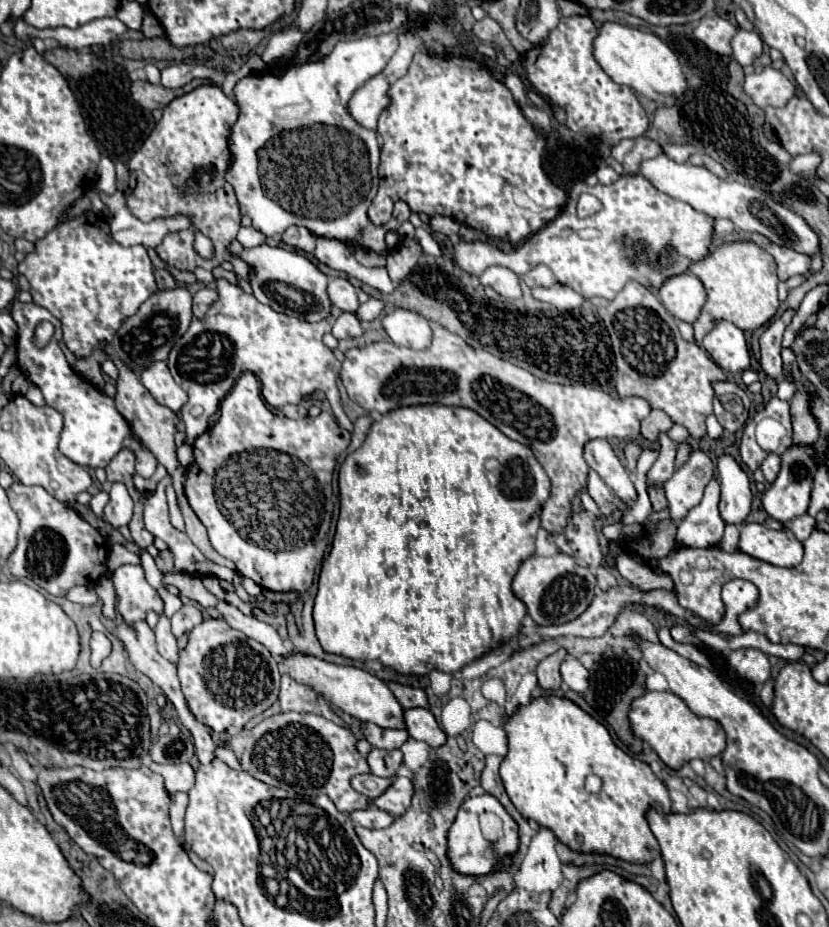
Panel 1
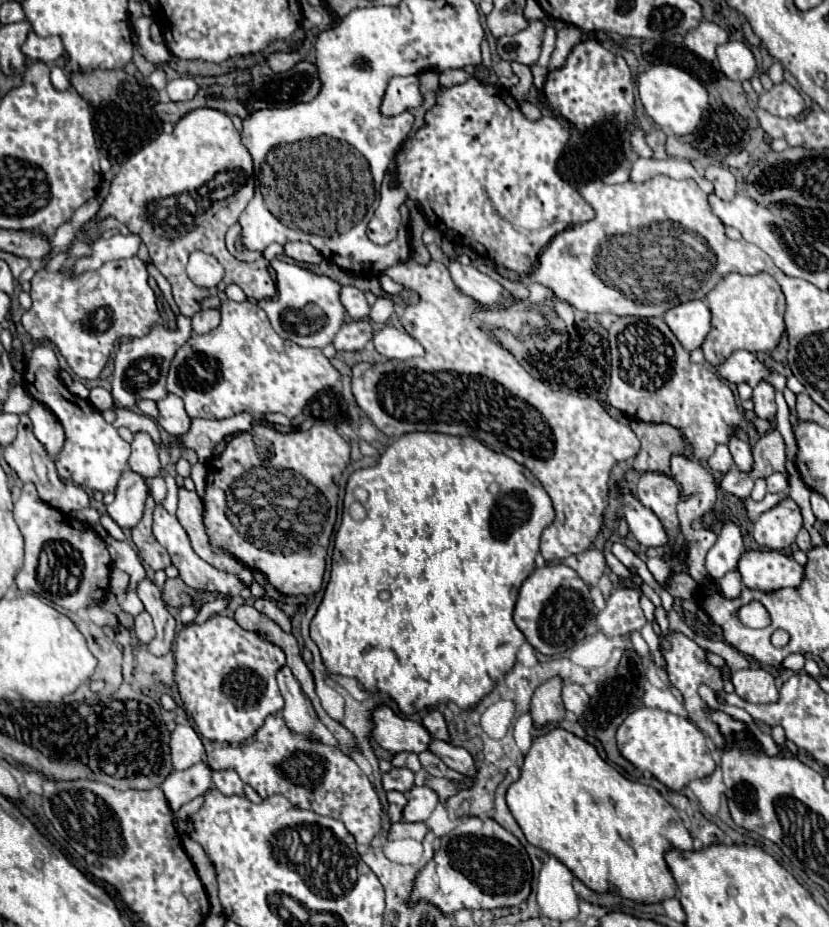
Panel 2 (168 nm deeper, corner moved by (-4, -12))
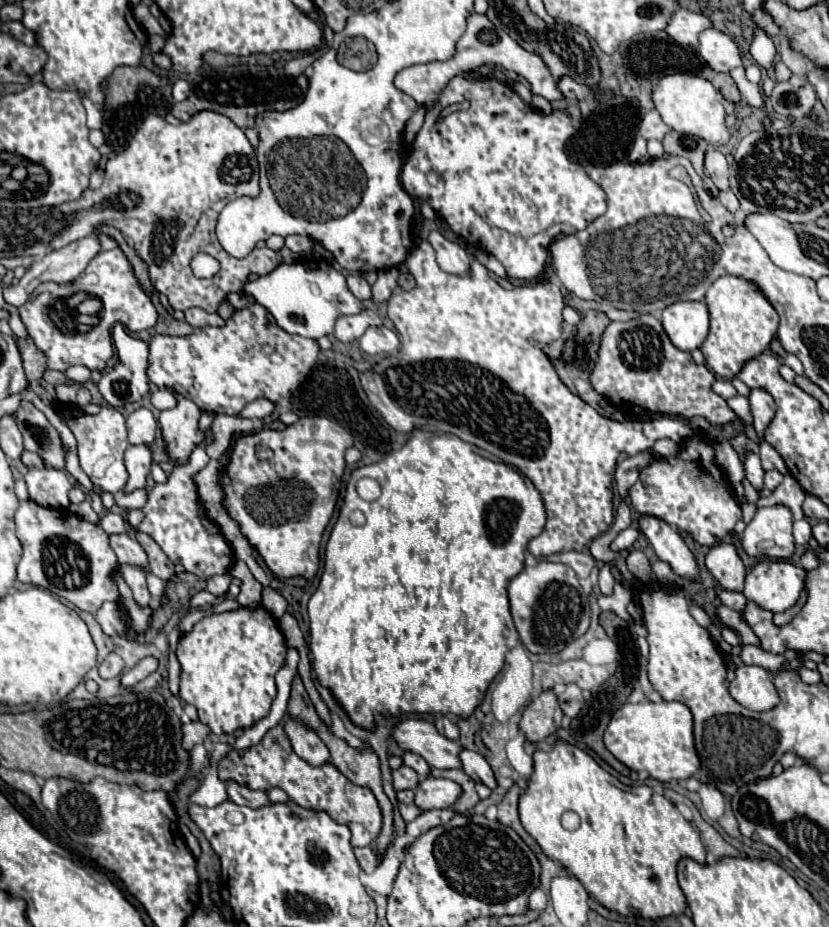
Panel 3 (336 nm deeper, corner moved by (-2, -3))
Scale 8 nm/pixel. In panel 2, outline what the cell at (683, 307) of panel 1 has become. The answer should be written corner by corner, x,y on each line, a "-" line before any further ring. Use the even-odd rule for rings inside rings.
701,299
671,307
663,319
687,351
701,347
711,329
711,311

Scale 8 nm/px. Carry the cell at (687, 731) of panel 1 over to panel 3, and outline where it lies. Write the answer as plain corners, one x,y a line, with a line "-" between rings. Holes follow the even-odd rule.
681,702
623,704
611,716
603,742
621,764
635,772
645,770
659,782
685,780
699,770
699,758
693,744
693,716

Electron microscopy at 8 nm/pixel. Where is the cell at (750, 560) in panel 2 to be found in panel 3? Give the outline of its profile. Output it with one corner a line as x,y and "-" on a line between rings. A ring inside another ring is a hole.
765,560
755,564
745,576
743,594
747,600
777,614
793,608
805,584
805,570
791,562

